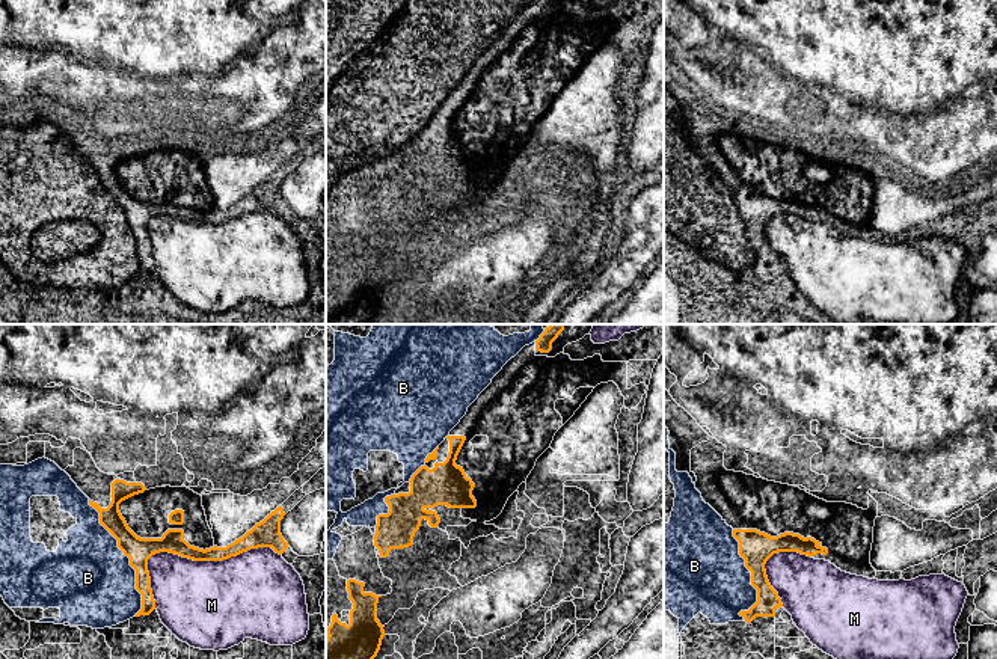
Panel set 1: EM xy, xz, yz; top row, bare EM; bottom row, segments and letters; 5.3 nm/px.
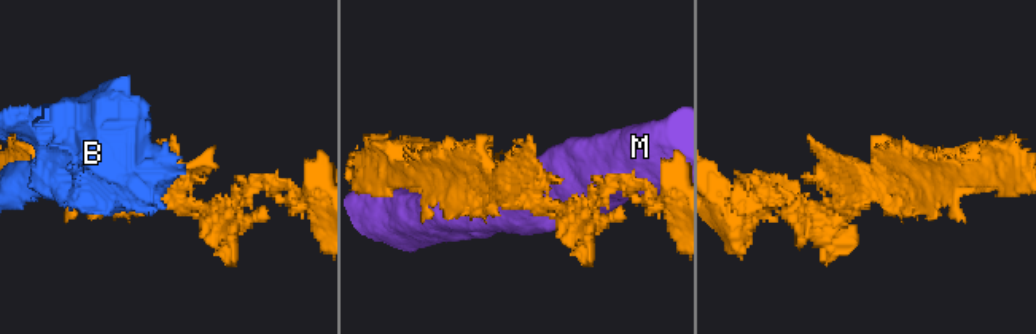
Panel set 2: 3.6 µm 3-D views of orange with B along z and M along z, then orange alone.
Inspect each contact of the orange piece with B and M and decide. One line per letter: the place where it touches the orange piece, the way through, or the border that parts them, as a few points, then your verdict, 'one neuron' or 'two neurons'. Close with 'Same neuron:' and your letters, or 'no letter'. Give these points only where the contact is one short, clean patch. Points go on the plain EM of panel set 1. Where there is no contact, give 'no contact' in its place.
B: contact xy (128, 219); two neurons
M: contact xy (190, 220); two neurons
Same neuron: no letter

